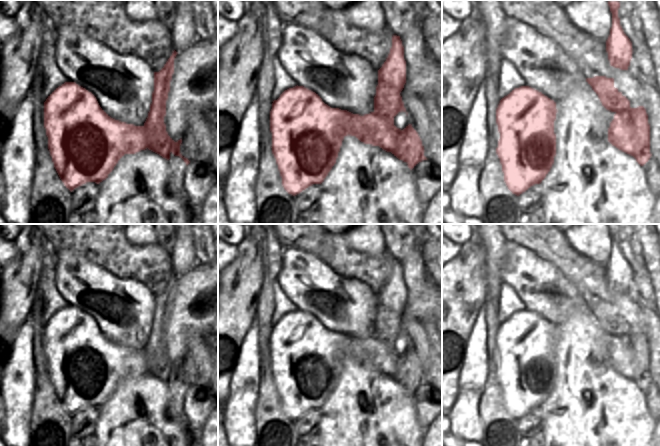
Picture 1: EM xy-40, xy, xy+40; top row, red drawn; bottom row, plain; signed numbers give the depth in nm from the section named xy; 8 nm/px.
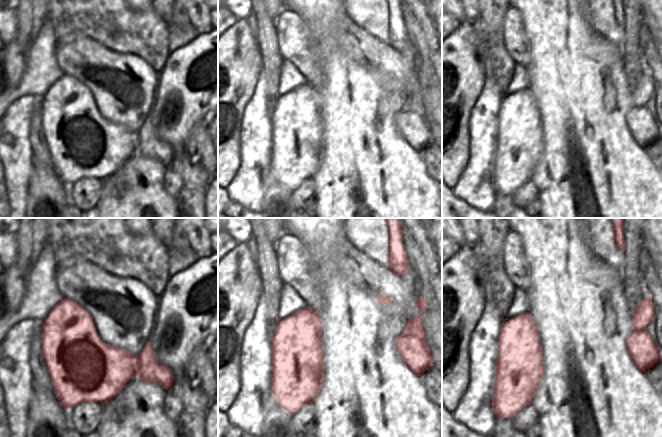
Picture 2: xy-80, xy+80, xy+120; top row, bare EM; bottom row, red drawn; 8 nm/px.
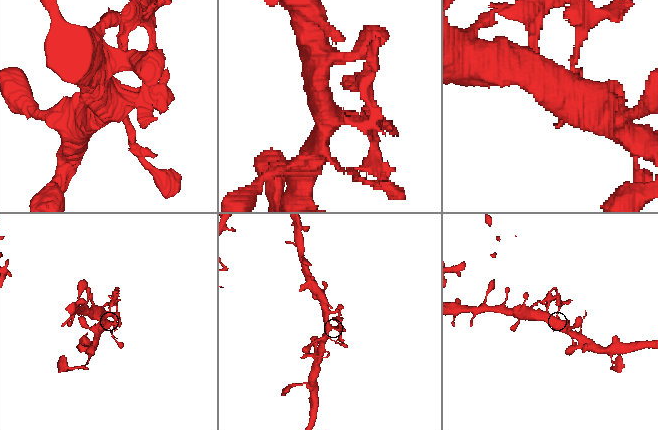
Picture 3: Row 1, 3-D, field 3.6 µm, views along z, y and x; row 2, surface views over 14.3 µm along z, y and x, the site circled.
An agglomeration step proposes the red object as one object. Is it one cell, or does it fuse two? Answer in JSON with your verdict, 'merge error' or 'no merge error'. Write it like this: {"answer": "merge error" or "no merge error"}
{"answer": "merge error"}

